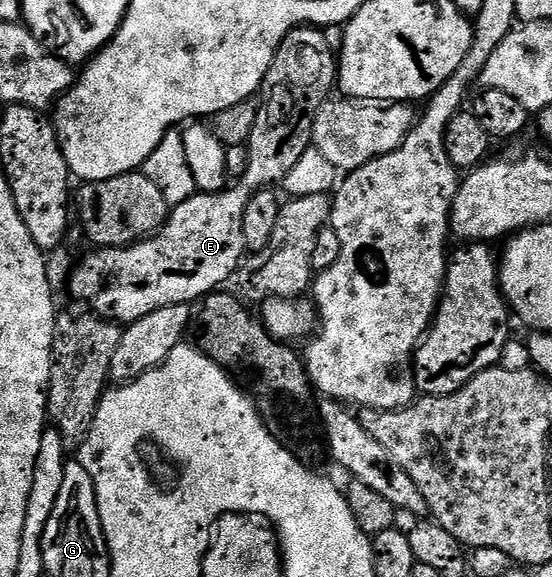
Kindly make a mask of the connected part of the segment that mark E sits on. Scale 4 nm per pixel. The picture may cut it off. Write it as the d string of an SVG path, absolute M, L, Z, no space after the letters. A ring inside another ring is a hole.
M301 27L292 29L286 35L286 39L282 39L282 43L278 47L278 51L274 55L274 59L270 63L270 67L264 76L264 82L260 84L258 94L258 104L256 107L256 118L254 119L254 131L250 131L248 136L248 166L246 171L231 187L222 189L219 193L202 193L195 192L192 197L186 199L185 202L171 206L167 221L164 222L163 229L159 233L154 233L150 237L145 237L143 241L137 241L134 245L125 245L118 249L110 249L107 247L97 248L96 253L92 253L89 257L84 257L80 261L80 266L72 273L72 278L68 281L68 289L81 301L81 306L87 307L91 312L98 314L105 319L111 319L117 323L131 323L142 319L142 315L150 315L150 311L158 311L162 307L170 307L171 305L187 305L196 303L205 295L217 292L228 281L228 276L235 274L239 270L242 262L246 257L246 246L244 244L244 212L246 211L246 203L250 203L250 199L260 189L266 189L275 186L277 183L283 183L286 175L290 175L292 168L298 163L298 159L302 159L302 155L306 155L306 151L313 148L312 128L314 127L314 119L316 113L324 105L325 101L333 96L334 90L338 85L338 61L334 56L334 50L326 45L323 38L323 28L320 27Z

